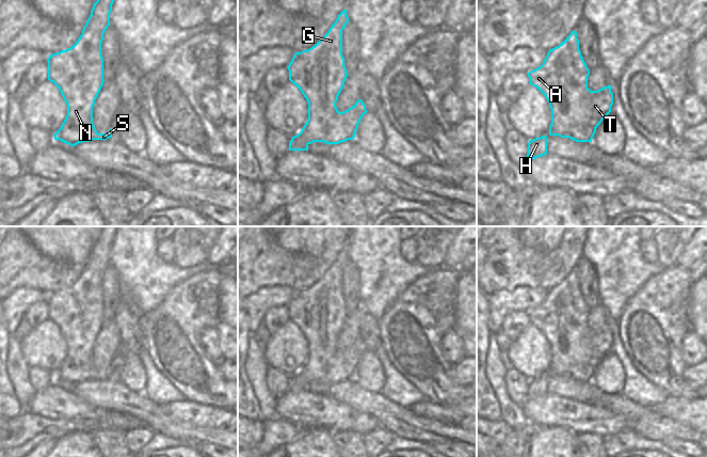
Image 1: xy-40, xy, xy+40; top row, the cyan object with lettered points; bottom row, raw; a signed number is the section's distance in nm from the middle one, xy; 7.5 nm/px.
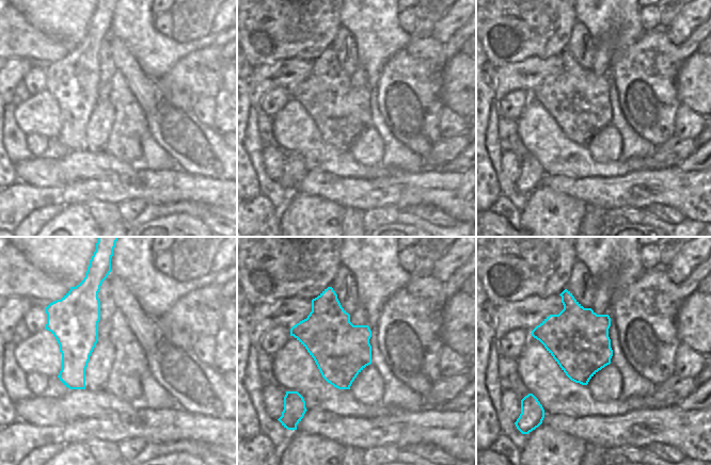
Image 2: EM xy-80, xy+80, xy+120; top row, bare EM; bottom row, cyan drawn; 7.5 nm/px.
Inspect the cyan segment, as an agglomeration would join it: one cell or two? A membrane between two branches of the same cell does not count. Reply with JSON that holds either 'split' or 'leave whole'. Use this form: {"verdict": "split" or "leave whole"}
{"verdict": "leave whole"}

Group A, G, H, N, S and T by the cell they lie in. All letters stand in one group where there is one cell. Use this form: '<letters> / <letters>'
A G H N S T

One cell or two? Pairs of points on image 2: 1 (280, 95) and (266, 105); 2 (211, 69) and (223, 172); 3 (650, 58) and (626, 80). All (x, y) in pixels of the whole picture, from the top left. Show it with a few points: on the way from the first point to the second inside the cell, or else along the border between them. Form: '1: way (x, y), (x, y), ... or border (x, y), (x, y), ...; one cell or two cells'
1: way (277, 98), (269, 101); one cell
2: way (187, 95), (187, 134), (199, 146); one cell
3: way (644, 64), (632, 75); one cell

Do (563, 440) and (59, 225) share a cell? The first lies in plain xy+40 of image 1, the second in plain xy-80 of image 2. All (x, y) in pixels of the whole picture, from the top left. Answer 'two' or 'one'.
one

